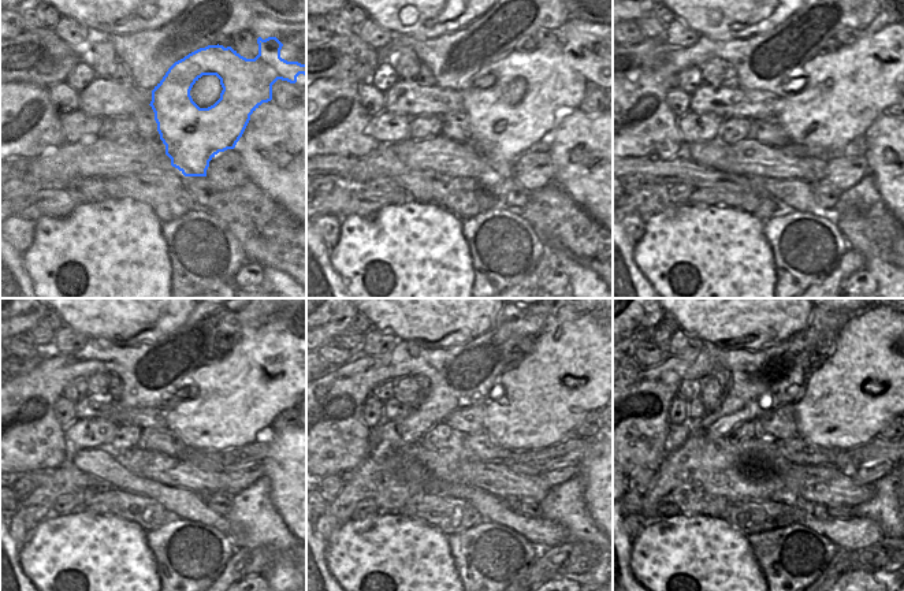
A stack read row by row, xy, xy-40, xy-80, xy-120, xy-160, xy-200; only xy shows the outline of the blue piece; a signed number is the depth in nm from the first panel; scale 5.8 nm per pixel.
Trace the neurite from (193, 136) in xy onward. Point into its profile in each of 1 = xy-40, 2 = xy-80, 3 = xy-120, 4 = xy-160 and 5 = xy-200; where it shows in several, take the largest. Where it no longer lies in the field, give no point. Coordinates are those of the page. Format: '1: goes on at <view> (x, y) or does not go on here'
1: goes on at xy-40 (555, 81)
2: goes on at xy-80 (845, 90)
3: goes on at xy-120 (238, 396)
4: goes on at xy-160 (568, 374)
5: goes on at xy-200 (885, 363)

